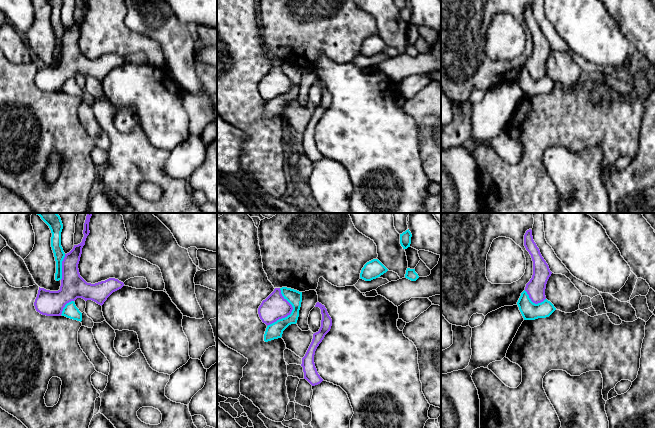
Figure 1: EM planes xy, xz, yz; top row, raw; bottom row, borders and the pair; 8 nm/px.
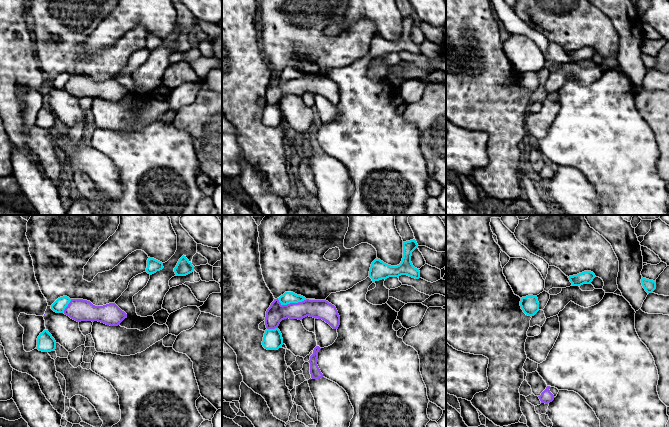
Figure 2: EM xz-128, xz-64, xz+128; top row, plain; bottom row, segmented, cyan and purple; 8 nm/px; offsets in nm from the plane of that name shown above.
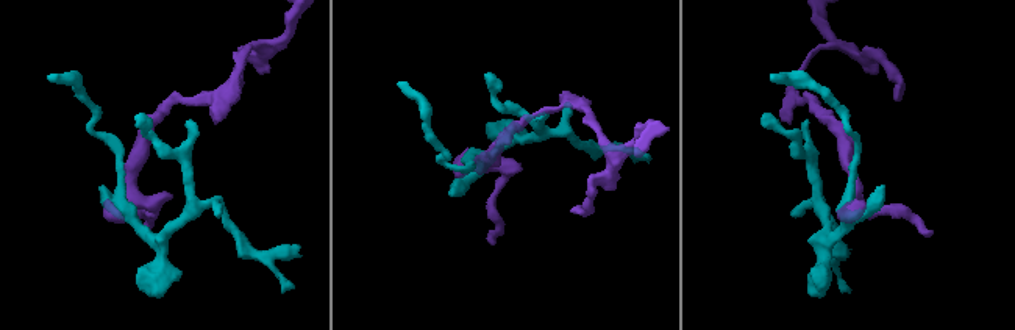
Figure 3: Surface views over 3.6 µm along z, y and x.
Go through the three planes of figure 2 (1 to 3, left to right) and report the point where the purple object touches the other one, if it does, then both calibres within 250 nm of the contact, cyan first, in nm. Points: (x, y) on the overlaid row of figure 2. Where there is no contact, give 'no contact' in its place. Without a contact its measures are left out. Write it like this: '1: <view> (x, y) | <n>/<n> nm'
1: xz-128 (67, 305) | 100/180 nm
2: xz-64 (291, 302) | 100/160 nm
3: no contact

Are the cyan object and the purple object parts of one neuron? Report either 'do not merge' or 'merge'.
do not merge

